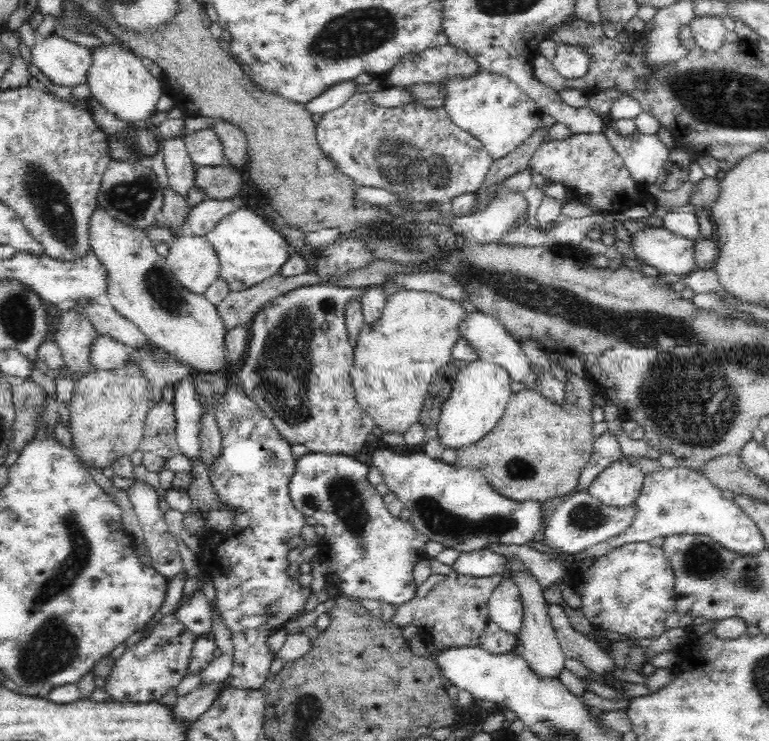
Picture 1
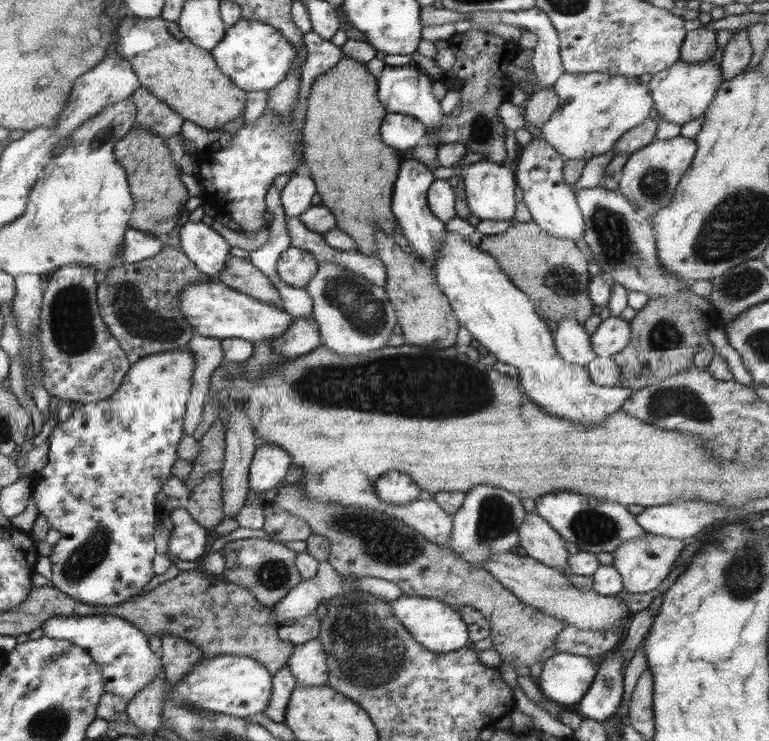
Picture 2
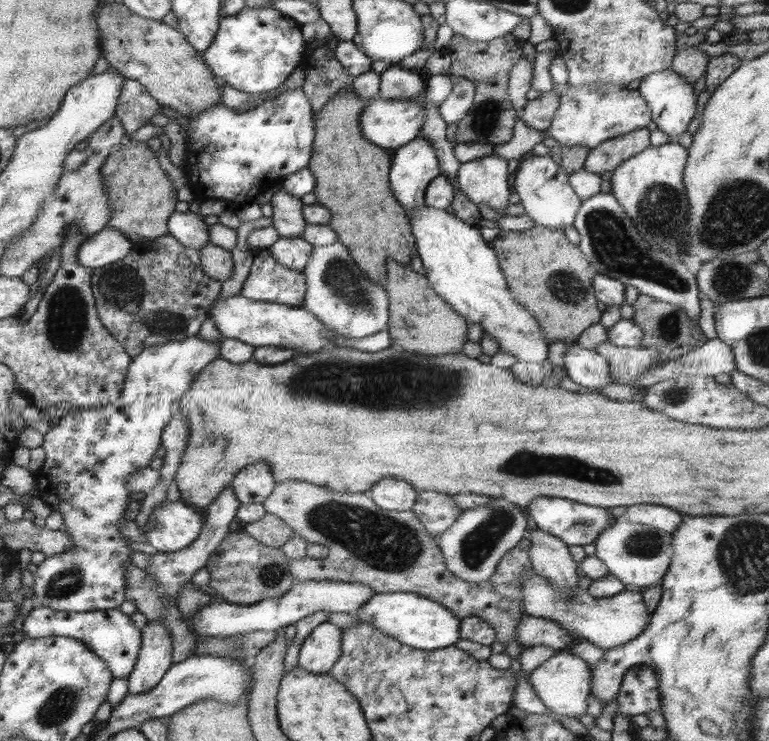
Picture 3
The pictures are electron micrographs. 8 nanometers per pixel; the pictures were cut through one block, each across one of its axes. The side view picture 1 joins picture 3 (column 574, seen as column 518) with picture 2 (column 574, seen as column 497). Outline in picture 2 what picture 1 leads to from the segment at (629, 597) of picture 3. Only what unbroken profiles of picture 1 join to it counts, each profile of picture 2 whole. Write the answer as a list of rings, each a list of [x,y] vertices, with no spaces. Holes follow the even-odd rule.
[[[509,551],[493,553],[487,559],[483,559],[482,569],[490,573],[522,603],[567,625],[575,625],[581,630],[607,629],[609,625],[615,625],[615,622],[626,624],[631,616],[627,610],[627,602],[623,602],[616,595],[601,596],[593,590],[579,590],[573,584],[569,584],[565,575],[528,556]]]

